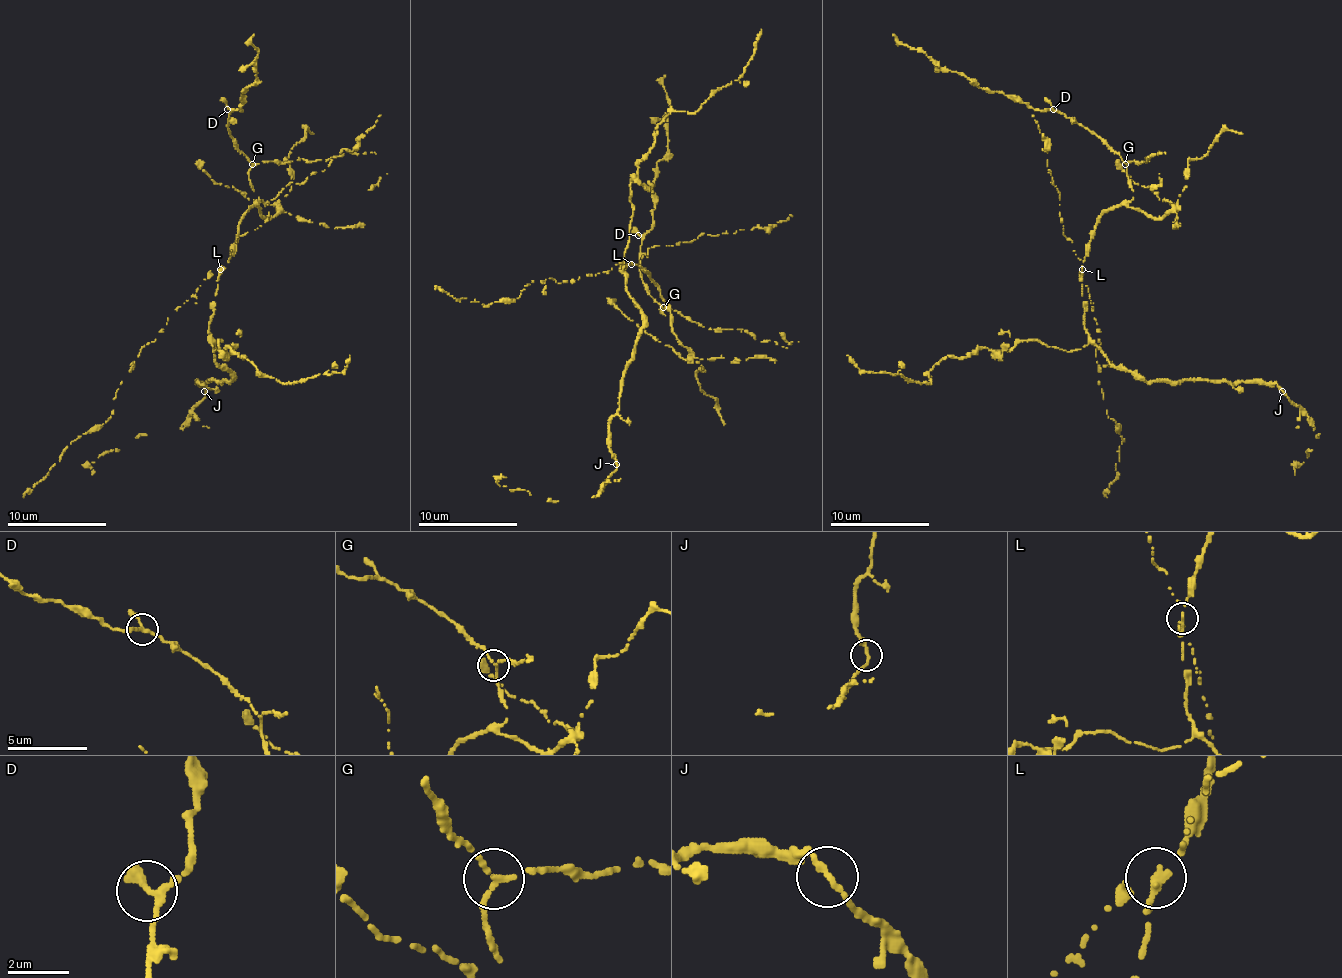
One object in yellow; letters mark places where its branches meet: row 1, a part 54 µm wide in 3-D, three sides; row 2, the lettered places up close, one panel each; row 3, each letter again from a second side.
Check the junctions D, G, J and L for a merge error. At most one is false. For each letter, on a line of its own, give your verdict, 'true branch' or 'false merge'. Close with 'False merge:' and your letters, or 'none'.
D: true branch
G: true branch
J: true branch
L: false merge
False merge: L

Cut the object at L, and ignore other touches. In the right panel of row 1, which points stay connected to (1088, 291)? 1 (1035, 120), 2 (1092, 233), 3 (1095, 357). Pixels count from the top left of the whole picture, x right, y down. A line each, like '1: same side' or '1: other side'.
1: same side
2: other side
3: same side

